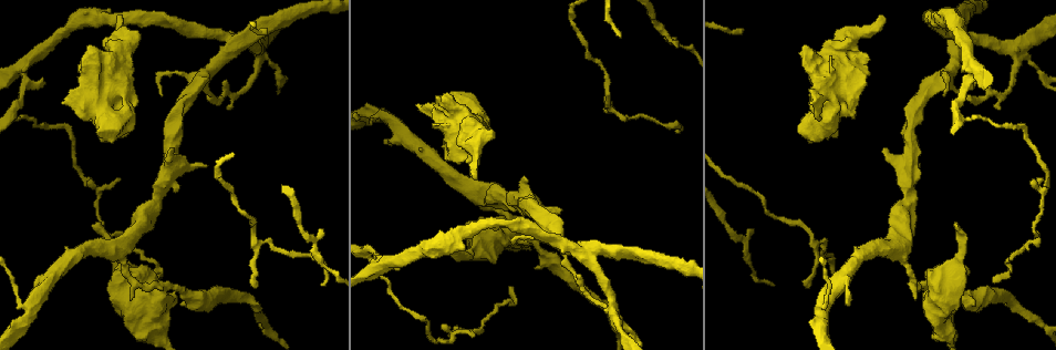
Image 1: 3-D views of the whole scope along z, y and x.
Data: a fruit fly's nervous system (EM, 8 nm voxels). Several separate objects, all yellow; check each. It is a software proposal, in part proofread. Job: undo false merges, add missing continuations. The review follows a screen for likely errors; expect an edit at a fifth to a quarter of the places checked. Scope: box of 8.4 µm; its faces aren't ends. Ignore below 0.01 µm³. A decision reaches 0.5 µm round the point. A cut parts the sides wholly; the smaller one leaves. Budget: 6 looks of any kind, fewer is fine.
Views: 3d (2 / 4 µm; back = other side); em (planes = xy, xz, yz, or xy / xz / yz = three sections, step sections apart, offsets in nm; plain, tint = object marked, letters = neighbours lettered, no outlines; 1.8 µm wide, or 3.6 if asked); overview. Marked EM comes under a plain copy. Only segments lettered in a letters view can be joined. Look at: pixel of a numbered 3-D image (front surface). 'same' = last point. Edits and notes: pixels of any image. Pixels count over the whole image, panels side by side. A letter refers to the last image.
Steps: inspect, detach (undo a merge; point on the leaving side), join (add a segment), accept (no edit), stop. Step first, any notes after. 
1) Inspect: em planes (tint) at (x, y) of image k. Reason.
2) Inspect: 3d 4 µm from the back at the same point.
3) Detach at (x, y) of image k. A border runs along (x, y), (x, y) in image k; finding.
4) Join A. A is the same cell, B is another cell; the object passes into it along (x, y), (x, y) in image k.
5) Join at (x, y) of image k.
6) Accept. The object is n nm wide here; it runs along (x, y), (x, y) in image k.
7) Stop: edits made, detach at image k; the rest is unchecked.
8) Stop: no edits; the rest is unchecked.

Inspect: 3d 4 µm at (385, 117) of image 1. A fork.

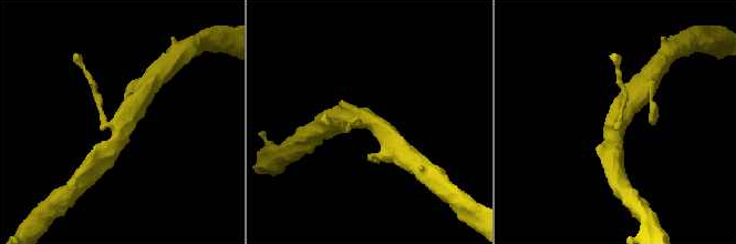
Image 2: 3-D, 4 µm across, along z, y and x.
Inspect: em 3.6 µm planes (letters) at (616, 127) of image 2.

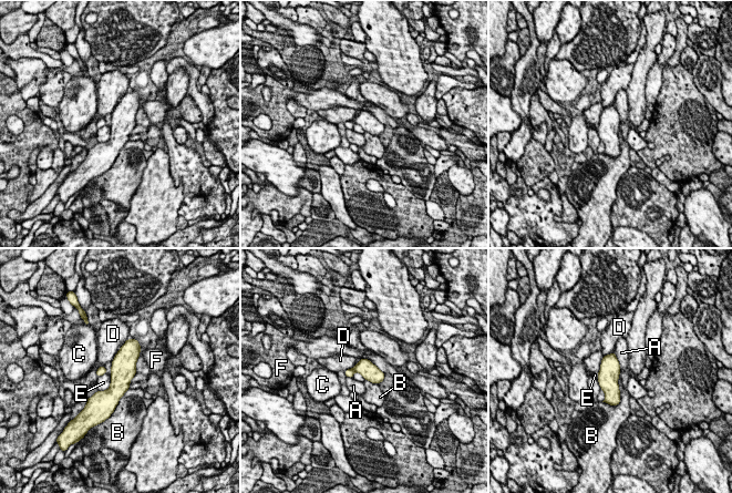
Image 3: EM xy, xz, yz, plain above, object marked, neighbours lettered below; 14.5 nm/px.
Accept. A, B, C, D, E and F are other cells; it runs along (129, 343), (120, 384), (110, 403) in image 3; one neuron here.

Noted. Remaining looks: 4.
Inspect: em planes (letters) at (24, 69) of image 1. Three arms meet.

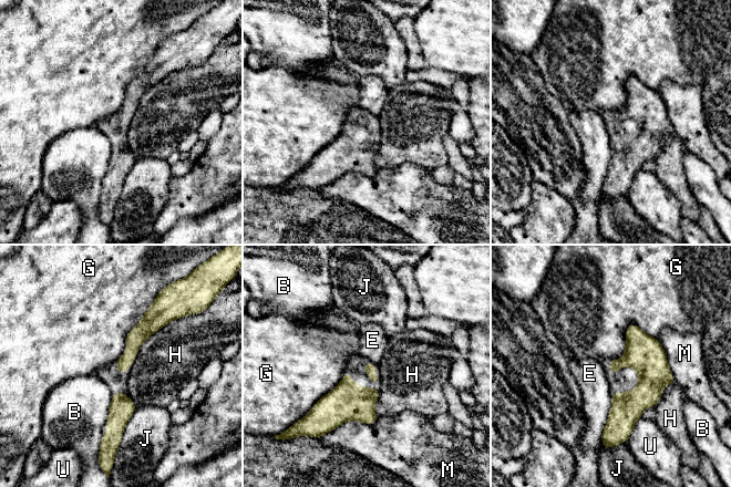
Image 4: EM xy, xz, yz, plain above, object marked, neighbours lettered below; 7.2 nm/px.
Accept. The longest contact is with M, 420 nm; B, E, G, H, J, M and U are other cells; continuous, no second neuron.

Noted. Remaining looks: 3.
Inspect: 3d 4 µm at (1019, 47) of image 1.

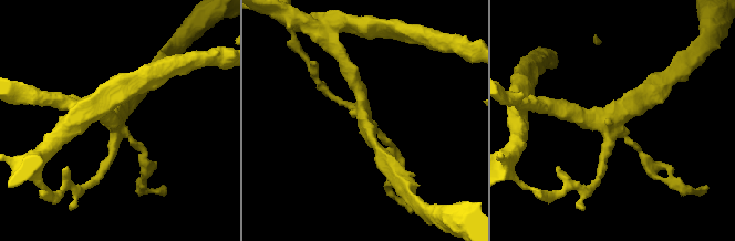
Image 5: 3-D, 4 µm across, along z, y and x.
Inspect: em yz step 4 (tint) at (363, 117) of image 5. Shape alone is not enough.

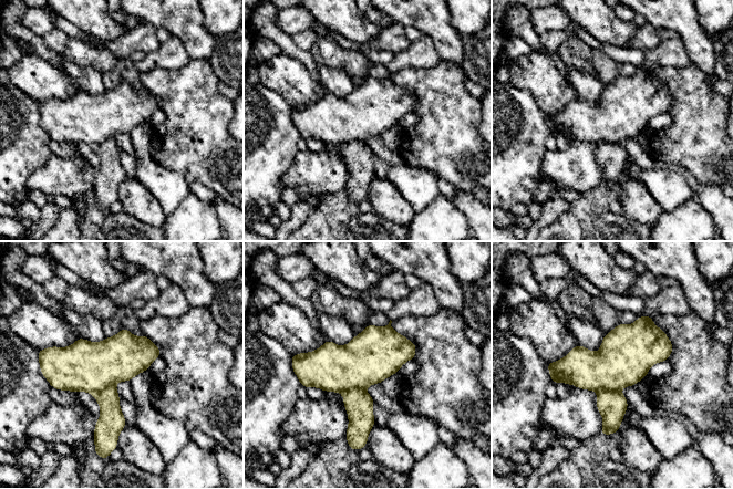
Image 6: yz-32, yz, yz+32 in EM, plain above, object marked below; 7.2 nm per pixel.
Inspect: em planes (letters) at the same point.

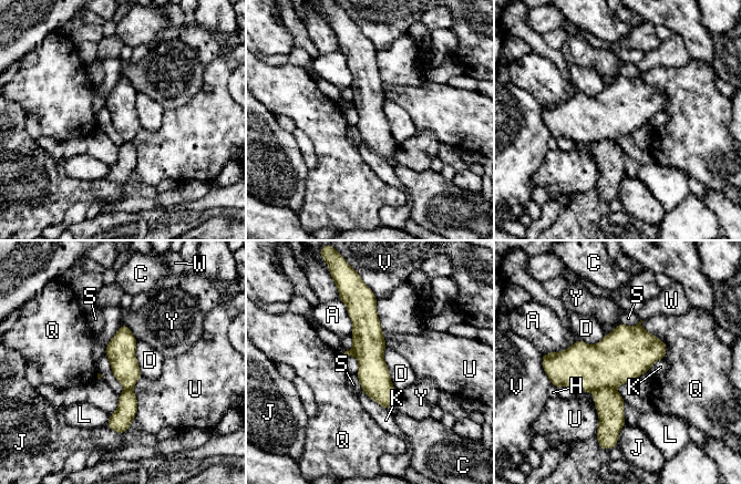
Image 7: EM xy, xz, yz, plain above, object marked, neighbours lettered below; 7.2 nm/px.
Detach at (619, 358) of image 7. The object is 200 nm wide here; A, C, D, H, J, K, L, Q, S, U, V, W and Y are other cells; the part that leaves runs along (364, 298), (372, 373), (387, 405) in image 7; two neurons meet here.

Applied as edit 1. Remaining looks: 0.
Stop: edits made, detach at image 7; the rest is unchecked.

